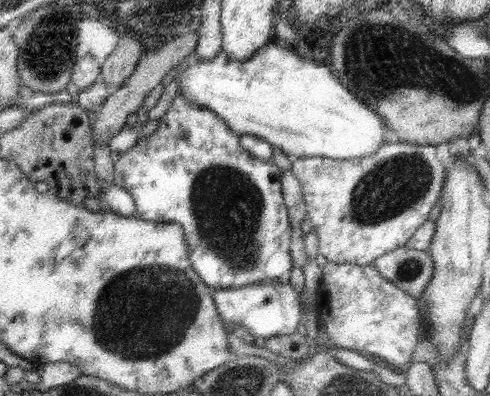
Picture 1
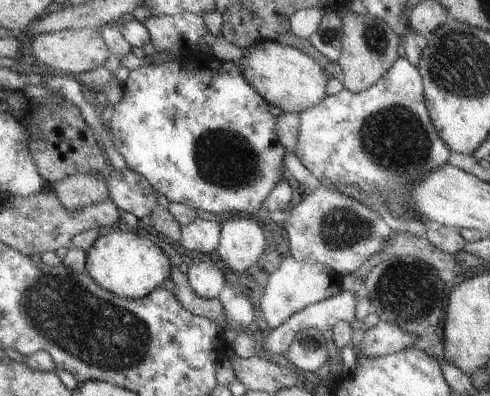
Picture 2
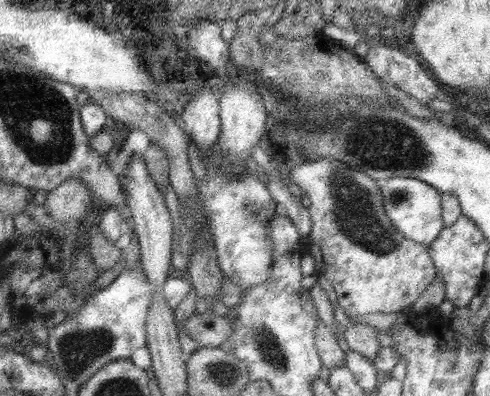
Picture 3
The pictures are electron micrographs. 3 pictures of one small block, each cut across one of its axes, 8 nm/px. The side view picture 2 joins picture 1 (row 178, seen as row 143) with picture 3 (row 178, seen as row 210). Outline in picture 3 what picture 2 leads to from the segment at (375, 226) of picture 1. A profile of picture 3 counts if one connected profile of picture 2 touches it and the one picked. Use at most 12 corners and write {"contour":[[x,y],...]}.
{"contour":[[417,178],[379,182],[385,214],[429,248],[445,228],[441,192]]}

